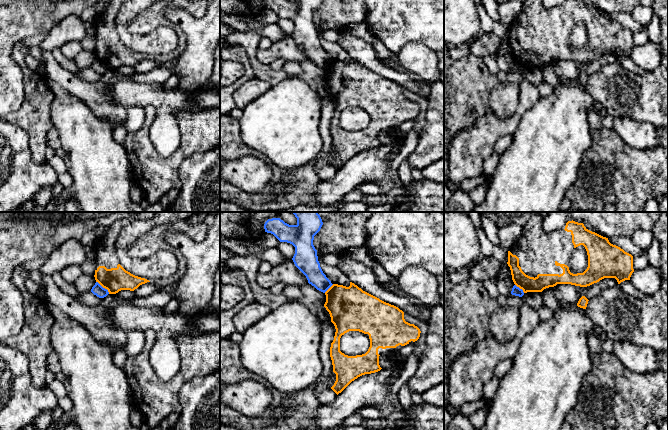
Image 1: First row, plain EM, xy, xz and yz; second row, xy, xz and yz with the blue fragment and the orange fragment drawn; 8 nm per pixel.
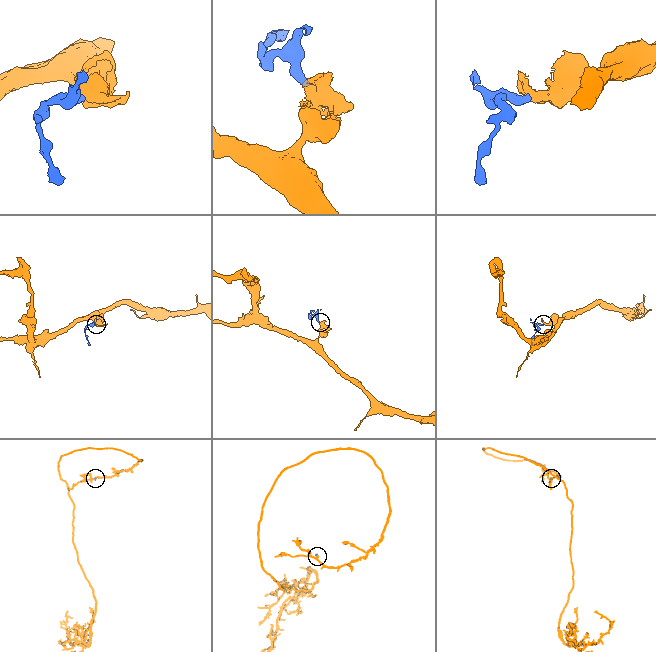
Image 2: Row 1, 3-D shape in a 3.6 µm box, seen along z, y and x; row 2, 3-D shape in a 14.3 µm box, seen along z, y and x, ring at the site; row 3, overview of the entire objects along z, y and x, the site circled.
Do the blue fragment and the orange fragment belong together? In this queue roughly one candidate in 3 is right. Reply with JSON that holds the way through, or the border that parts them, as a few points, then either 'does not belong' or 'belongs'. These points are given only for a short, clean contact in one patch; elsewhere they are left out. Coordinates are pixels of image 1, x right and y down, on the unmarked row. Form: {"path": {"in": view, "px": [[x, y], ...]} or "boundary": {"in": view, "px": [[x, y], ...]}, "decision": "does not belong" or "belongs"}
{"boundary": {"in": "xy", "px": [[96, 57], [109, 69]]}, "decision": "does not belong"}

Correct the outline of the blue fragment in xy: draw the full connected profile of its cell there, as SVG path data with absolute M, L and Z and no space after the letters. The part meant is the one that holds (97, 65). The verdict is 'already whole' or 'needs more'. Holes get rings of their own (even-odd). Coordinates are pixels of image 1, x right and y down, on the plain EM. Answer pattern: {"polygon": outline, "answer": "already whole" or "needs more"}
{"polygon": "M98 58L92 63L91 68L99 74L104 74L109 70L108 66L103 64Z", "answer": "already whole"}

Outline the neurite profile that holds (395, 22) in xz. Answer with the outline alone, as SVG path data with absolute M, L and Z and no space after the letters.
M365 0L365 7L364 21L375 38L385 44L390 54L397 54L411 41L421 42L436 53L444 53L444 0Z

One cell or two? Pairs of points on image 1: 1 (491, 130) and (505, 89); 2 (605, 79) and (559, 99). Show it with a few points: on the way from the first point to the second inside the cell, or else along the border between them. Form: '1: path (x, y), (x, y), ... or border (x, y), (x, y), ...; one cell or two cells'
1: border (517, 104), (506, 118), (499, 118), (490, 109); two cells
2: border (585, 85), (585, 88), (594, 100); two cells

